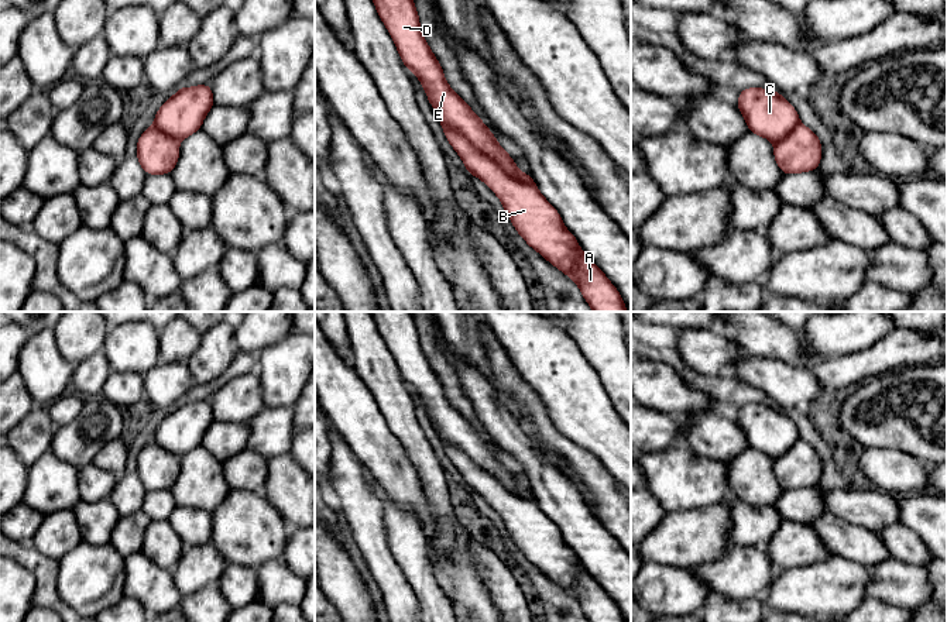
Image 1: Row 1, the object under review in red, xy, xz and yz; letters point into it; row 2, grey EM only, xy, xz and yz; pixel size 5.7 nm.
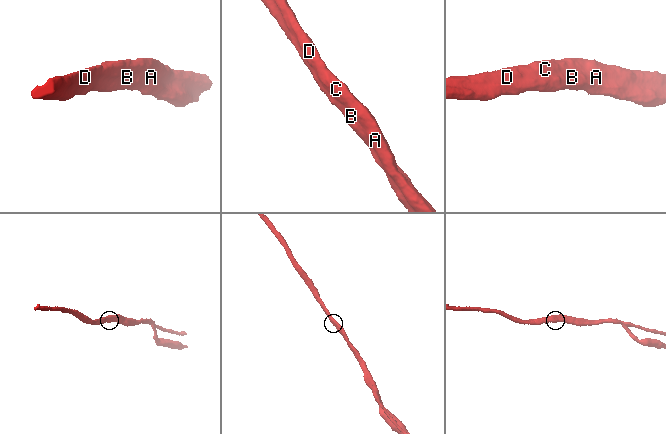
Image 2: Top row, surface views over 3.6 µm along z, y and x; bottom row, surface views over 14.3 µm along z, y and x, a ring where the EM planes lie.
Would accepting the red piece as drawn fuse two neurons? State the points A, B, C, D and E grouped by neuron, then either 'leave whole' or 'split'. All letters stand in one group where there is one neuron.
A C D E / B; split

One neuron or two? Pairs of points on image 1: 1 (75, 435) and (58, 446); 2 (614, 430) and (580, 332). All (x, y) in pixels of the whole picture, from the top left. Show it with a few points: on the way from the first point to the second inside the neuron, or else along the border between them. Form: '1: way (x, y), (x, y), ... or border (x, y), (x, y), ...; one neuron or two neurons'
1: way (71, 439), (62, 446); one neuron
2: border (573, 340), (597, 374), (608, 397); two neurons

